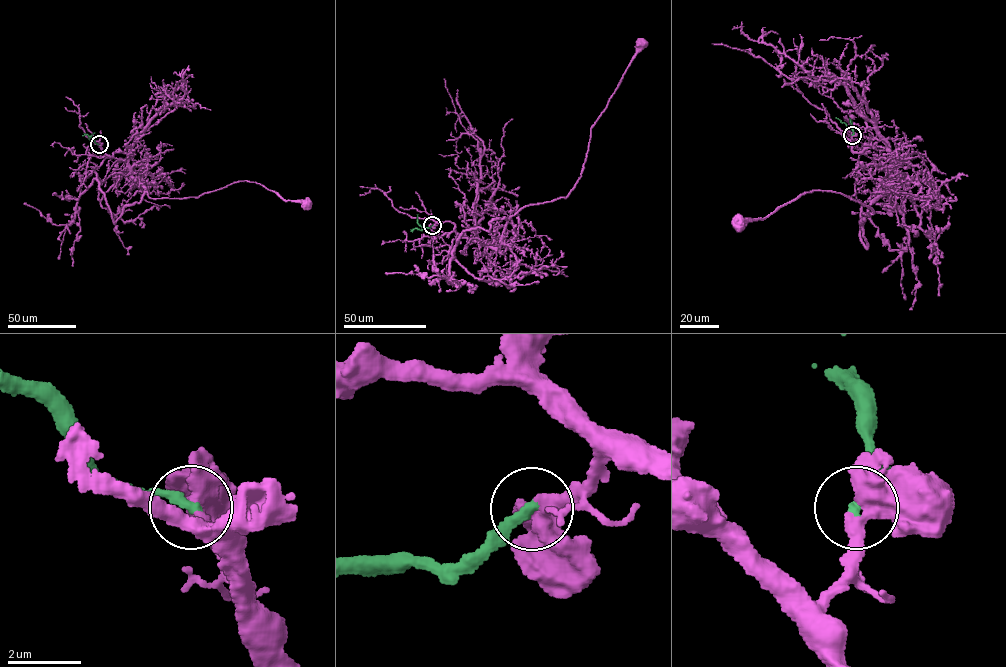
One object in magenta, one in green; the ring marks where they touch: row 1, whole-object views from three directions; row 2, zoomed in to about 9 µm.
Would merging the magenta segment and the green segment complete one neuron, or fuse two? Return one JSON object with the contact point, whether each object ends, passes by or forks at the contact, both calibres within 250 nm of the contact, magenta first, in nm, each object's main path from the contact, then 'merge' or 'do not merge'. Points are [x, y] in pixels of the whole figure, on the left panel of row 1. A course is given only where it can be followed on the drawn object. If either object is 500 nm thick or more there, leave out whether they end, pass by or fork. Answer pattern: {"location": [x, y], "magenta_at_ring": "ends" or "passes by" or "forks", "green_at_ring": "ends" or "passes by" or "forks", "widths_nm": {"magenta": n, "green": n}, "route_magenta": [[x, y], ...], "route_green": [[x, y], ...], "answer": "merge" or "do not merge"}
{"location": [99, 144], "widths_nm": {"magenta": 550, "green": 320}, "route_magenta": [[99, 144], [110, 156], [125, 153], [130, 173], [151, 198], [198, 197], [247, 181], [285, 200], [306, 204]], "route_green": [[99, 144], [90, 137], [94, 132]], "answer": "merge"}

